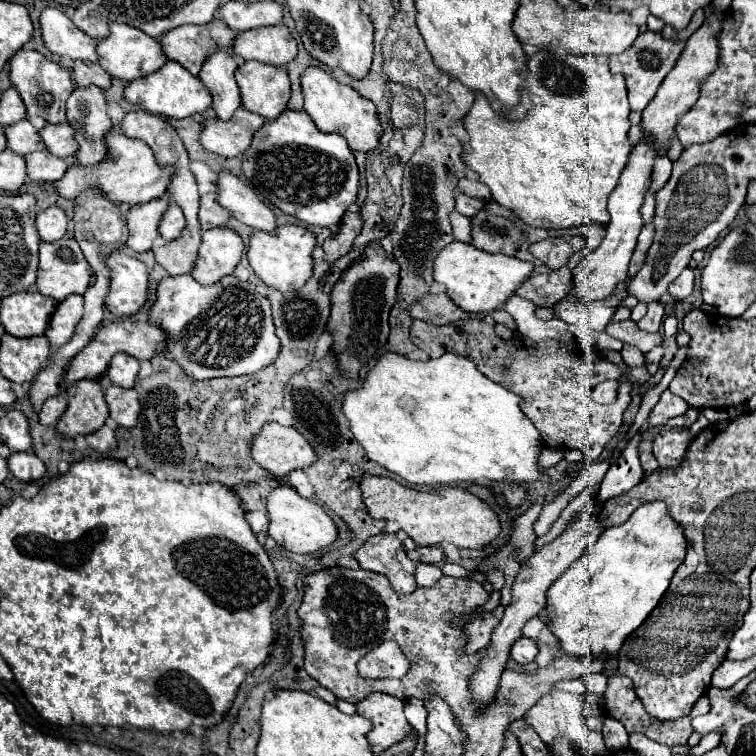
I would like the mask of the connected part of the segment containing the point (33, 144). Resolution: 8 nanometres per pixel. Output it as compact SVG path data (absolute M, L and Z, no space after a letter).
M28 119L6 127L6 139L8 139L8 149L12 149L14 153L18 153L22 157L26 157L34 151L44 151L46 149L42 137L30 125Z

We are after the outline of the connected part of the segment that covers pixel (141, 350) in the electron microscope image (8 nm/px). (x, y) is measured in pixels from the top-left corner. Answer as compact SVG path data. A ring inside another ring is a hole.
M116 319L108 325L102 325L100 331L96 333L96 339L92 339L92 343L88 343L88 347L80 351L76 359L72 359L72 367L68 367L68 383L76 383L80 379L100 379L106 373L116 353L132 355L138 361L150 361L152 357L166 351L166 343L168 343L168 335L164 333L164 329L156 325L132 321L132 319Z

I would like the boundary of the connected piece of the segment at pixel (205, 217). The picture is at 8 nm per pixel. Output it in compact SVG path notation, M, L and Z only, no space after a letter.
M204 193L200 199L200 225L204 231L228 225L228 219L232 217L230 211L224 209L216 199L216 193Z

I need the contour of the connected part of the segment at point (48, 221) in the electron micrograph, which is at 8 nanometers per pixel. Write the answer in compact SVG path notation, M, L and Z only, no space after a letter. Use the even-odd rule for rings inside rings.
M50 207L46 211L40 211L36 217L36 229L42 237L42 241L58 241L66 235L68 217L62 209Z

